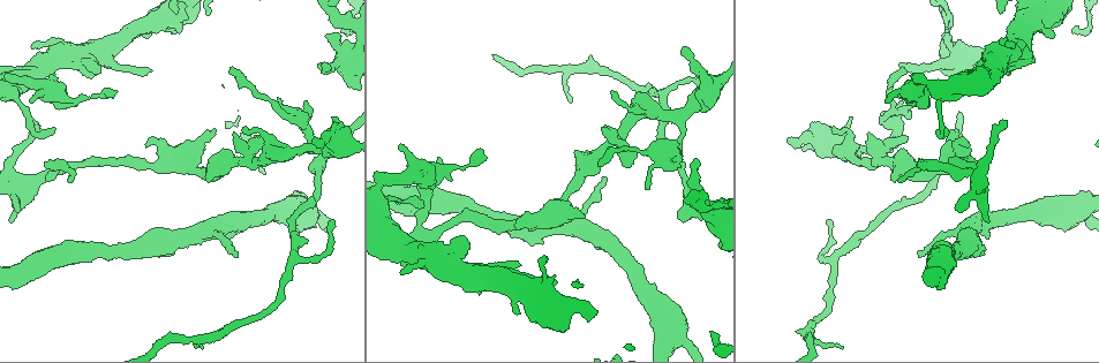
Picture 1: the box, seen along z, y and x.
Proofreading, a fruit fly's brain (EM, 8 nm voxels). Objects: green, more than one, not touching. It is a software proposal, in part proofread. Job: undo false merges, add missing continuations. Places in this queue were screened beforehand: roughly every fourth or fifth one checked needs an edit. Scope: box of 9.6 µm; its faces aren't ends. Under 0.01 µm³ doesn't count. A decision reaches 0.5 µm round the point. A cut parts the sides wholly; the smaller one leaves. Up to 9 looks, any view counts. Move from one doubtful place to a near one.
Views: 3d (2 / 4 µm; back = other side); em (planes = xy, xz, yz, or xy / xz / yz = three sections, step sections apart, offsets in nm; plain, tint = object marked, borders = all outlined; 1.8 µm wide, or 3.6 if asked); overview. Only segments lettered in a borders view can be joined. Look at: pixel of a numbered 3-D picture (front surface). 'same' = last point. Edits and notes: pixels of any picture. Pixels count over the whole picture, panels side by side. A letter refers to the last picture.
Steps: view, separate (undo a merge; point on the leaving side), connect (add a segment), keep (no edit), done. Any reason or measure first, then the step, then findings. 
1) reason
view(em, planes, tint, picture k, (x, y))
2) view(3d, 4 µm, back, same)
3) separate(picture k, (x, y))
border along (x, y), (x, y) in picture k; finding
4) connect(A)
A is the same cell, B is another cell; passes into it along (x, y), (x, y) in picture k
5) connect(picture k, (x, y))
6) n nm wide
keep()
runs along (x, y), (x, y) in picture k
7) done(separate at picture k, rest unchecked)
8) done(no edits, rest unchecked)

sudden change in width
view(em, 3.6 µm, xy, step 16, tint, picture 1, (79, 55))

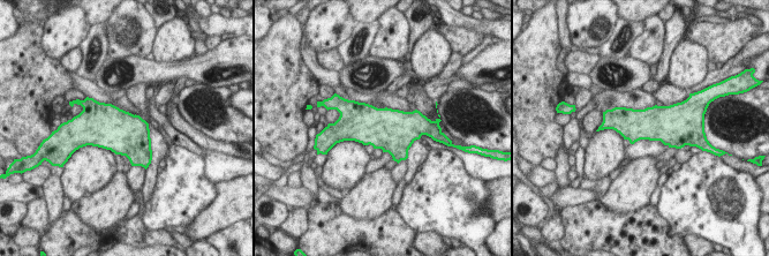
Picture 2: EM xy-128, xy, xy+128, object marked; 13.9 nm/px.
view(em, 3.6 µm, planes, borders, same)

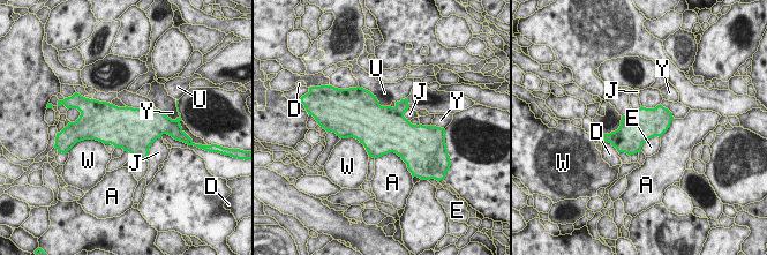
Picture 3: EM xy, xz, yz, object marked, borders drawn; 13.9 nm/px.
W touches over 460 nm
keep()
A, D, E, J, U, W and Y are other cells; border along (660, 136), (648, 139), (640, 150) in picture 3; one neuron here

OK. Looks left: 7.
branch stops here
view(3d, 4 µm, back, picture 1, (605, 178))

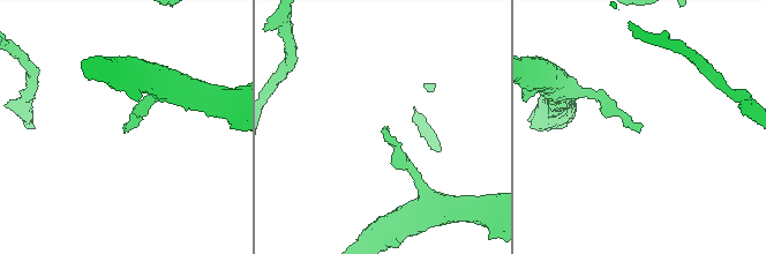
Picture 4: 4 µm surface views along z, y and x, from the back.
view(em, planes, plain, picture 4, (125, 127))

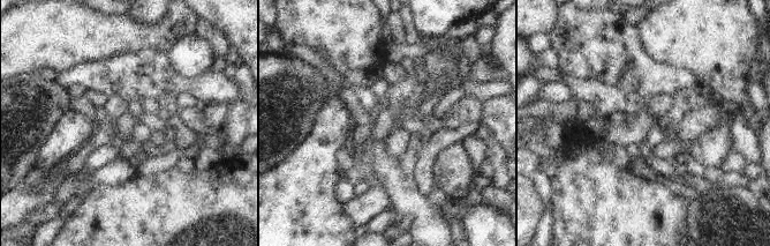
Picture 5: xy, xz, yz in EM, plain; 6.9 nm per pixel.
see the neighbours
view(em, planes, borders, same)

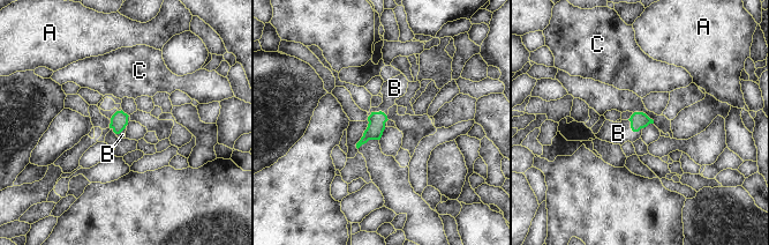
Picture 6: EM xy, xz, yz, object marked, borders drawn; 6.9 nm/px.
120 nm wide
connect(B)
B is the same cell, A and C are other cells; it goes on there

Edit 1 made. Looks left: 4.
branch point
view(em, planes, borders, picture 1, (305, 147))

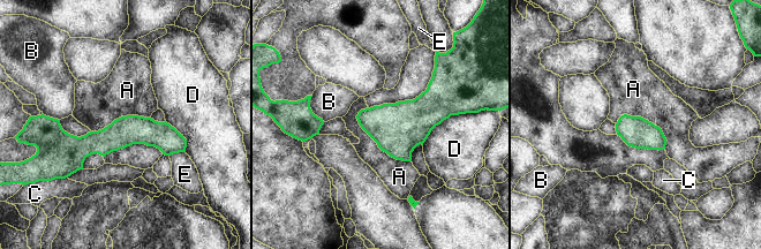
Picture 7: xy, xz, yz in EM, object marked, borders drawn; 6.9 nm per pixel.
keep()
A, B, C, D and E are other cells; runs along (53, 122), (69, 142), (183, 144) in picture 7; one neuron here

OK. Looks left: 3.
an open end
view(em, planes, borders, picture 1, (930, 106))

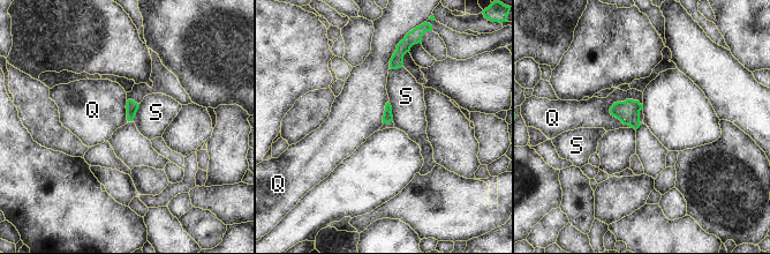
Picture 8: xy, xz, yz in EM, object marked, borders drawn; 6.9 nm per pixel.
keep()
Q and S are other cells; border along (614, 102), (610, 112), (633, 127) in picture 8; none of them fits

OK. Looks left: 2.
done(connect at picture 6, rest unchecked)

